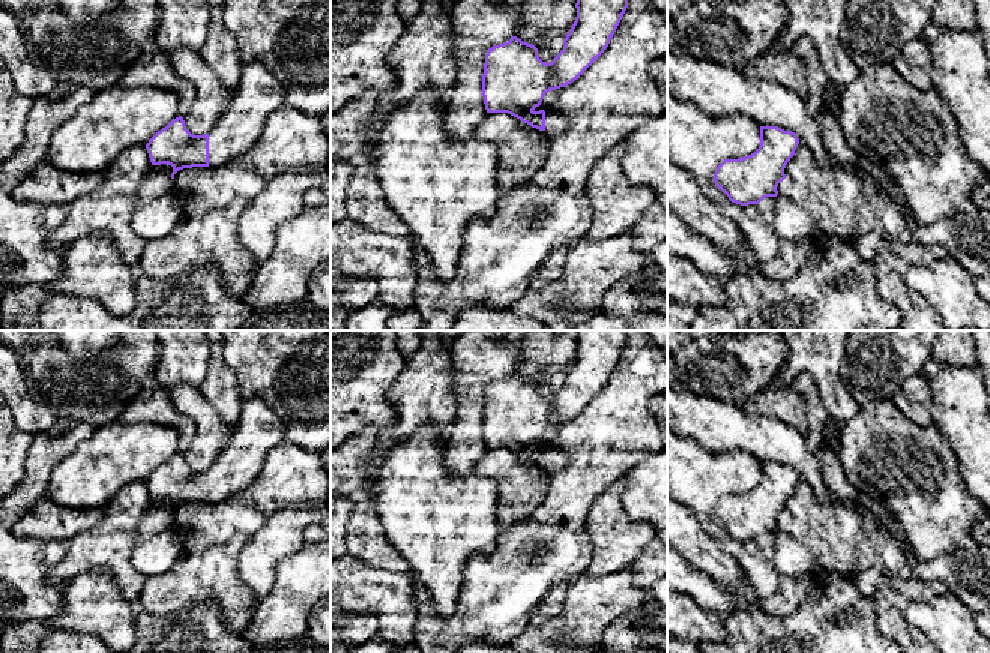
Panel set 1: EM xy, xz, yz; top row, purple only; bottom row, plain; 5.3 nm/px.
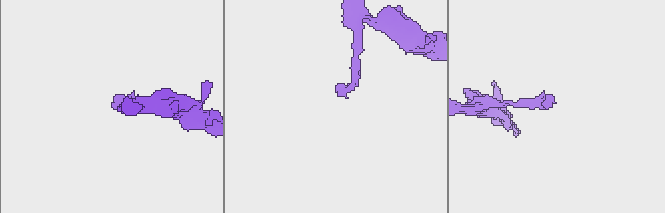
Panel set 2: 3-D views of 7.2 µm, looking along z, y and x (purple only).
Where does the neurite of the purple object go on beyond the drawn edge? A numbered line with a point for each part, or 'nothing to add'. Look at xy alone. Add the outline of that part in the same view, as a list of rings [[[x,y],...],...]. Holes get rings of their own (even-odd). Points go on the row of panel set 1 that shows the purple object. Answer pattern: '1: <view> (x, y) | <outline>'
1: xy (259, 93) | [[[260,62],[243,66],[236,93],[209,132],[209,167],[227,165],[245,153],[258,141],[270,114],[282,105],[285,105],[285,95],[273,74]]]

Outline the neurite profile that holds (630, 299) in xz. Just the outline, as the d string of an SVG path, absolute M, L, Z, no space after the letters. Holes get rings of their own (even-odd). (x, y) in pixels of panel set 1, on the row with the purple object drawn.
M650 264L623 278L607 291L602 311L623 318L632 330L667 330L667 270Z

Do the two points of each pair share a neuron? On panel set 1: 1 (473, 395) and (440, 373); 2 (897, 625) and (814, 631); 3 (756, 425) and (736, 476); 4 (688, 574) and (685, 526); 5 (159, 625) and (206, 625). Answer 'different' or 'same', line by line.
1: different
2: different
3: different
4: different
5: same

